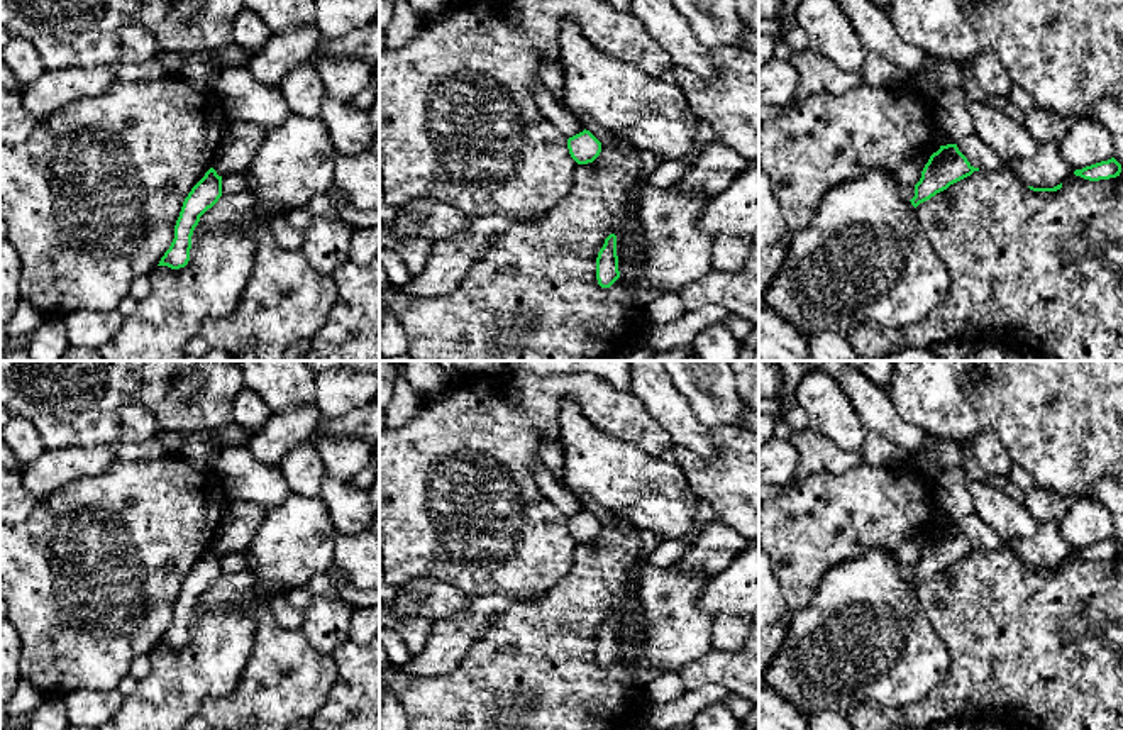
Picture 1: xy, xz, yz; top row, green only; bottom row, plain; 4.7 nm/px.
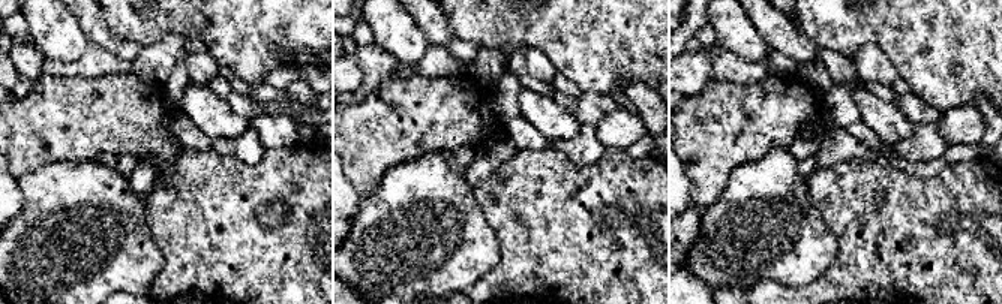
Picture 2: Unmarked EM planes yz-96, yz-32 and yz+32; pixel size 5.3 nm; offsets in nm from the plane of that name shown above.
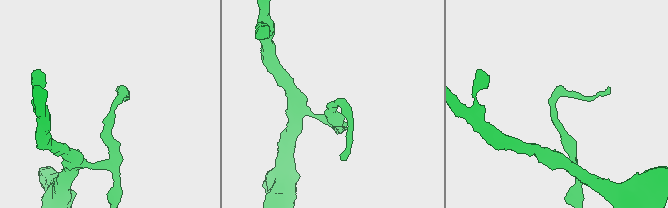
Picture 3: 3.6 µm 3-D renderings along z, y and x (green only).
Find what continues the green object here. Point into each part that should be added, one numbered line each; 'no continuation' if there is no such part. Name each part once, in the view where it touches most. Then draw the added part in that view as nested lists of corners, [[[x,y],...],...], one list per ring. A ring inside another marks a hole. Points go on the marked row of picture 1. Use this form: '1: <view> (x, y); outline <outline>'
no continuation

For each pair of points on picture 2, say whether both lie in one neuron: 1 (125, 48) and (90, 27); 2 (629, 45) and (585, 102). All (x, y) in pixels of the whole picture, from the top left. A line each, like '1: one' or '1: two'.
1: one
2: two

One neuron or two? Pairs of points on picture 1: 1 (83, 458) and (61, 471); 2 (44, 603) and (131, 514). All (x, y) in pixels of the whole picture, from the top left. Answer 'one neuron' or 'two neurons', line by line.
1: one neuron
2: one neuron

